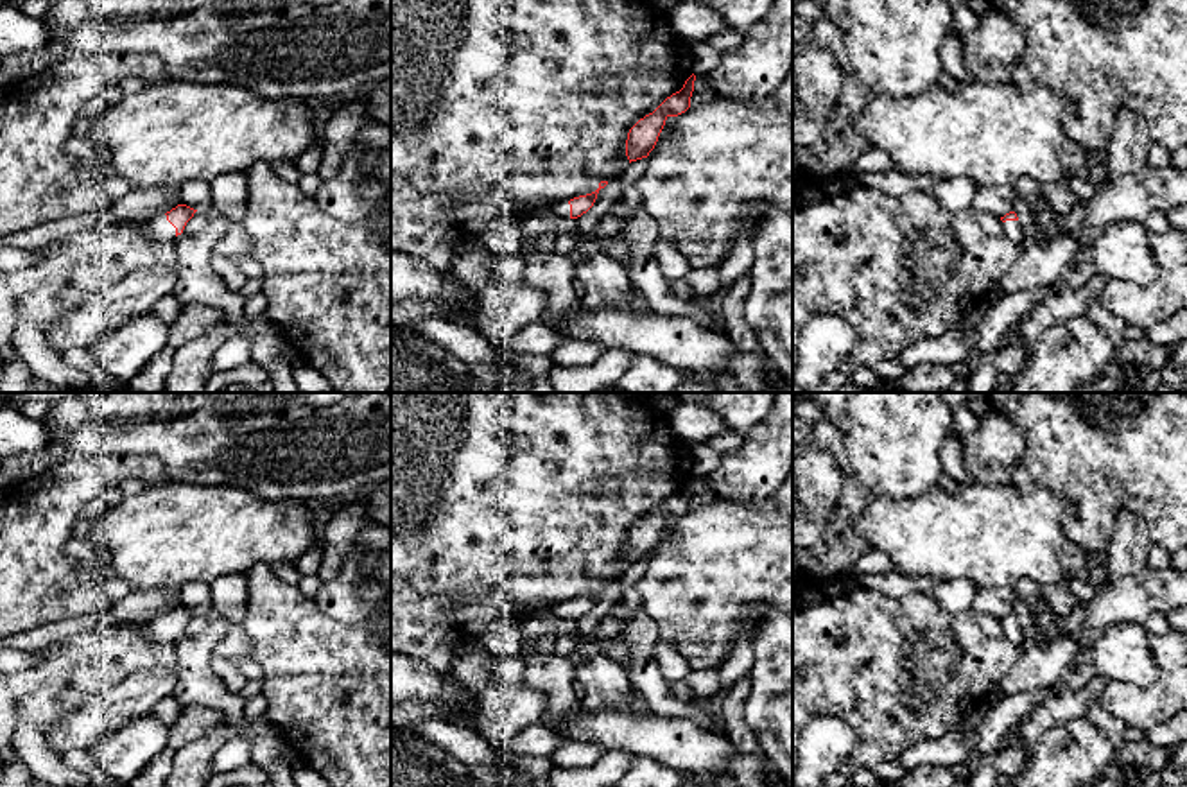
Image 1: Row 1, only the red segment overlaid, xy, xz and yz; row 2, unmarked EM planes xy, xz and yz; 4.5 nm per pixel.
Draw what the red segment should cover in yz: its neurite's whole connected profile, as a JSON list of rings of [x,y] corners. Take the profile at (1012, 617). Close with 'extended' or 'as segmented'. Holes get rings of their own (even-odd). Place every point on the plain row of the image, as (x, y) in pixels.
[[[1009,613],[1006,615],[1004,618],[1001,618],[1002,622],[1002,629],[1004,629],[1004,635],[1006,638],[1017,647],[1022,651],[1024,647],[1024,631],[1018,624],[1018,618],[1015,613]]] | extended

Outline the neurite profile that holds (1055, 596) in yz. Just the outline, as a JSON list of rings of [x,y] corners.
[[[1044,583],[1036,593],[1040,595],[1040,601],[1049,608],[1056,624],[1060,624],[1060,620],[1079,604],[1079,601],[1063,583]]]

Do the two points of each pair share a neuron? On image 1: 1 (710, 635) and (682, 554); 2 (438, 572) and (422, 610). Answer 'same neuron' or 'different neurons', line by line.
1: same neuron
2: different neurons

